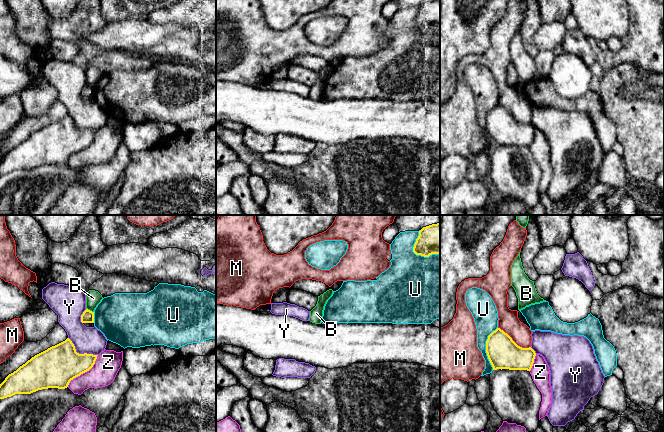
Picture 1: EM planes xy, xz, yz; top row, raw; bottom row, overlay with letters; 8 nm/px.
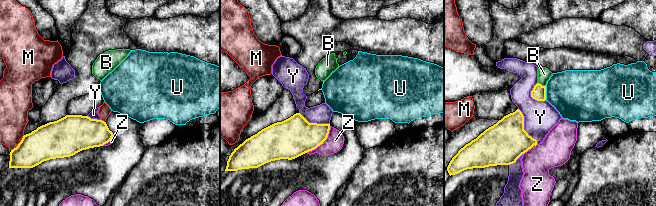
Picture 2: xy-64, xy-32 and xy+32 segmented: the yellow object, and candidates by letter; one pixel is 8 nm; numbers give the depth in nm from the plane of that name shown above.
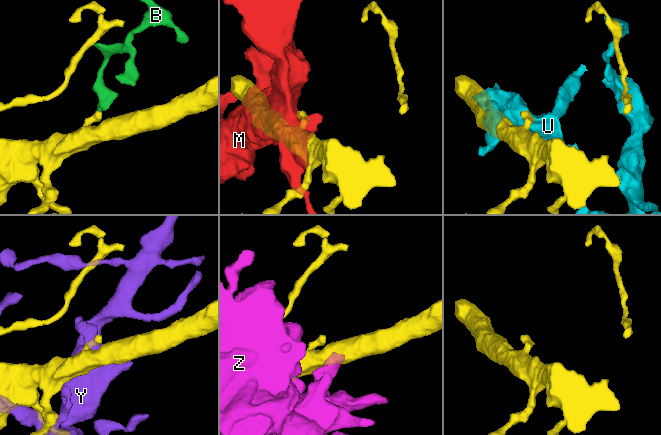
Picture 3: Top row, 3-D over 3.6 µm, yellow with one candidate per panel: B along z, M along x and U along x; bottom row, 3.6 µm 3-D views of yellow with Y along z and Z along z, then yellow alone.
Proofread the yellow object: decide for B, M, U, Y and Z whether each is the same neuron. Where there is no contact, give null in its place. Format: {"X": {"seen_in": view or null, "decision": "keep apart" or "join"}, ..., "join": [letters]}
{"B": {"seen_in": "xy", "decision": "keep apart"}, "M": {"seen_in": "yz", "decision": "keep apart"}, "U": {"seen_in": "xz", "decision": "keep apart"}, "Y": {"seen_in": "xy", "decision": "keep apart"}, "Z": {"seen_in": "xy", "decision": "keep apart"}, "join": []}

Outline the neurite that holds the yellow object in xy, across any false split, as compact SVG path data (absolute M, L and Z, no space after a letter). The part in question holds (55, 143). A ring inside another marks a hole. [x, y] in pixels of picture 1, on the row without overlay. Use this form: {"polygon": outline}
{"polygon": "M67 114L9 150L0 160L0 175L48 164L65 165L71 156L93 143L97 132L77 129L74 120Z"}

